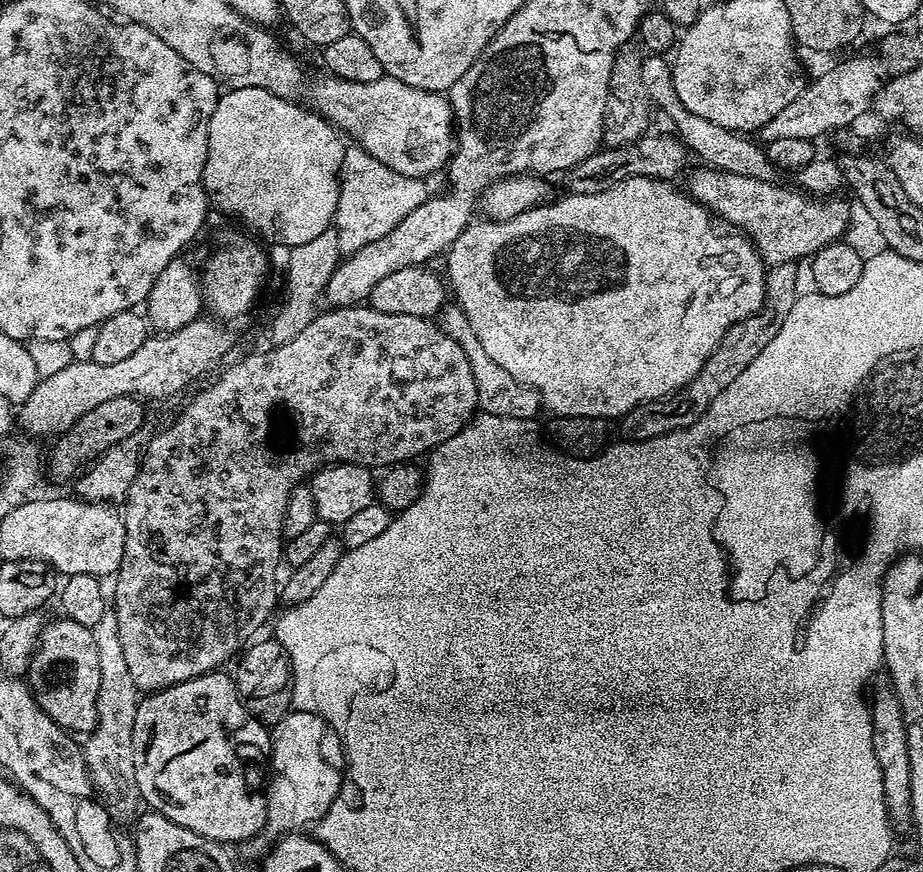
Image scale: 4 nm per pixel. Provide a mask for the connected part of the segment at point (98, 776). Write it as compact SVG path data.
M115 611L104 612L91 630L94 646L98 650L100 686L96 699L96 726L87 733L85 740L88 741L83 741L82 744L84 765L88 767L88 774L92 777L95 791L98 796L100 792L99 799L109 817L113 821L128 820L132 815L133 817L137 815L136 803L140 800L140 792L136 789L138 769L134 758L132 731L142 693L137 688L134 678L130 676L130 669L126 666L126 658L122 654L122 642L118 638L118 618Z

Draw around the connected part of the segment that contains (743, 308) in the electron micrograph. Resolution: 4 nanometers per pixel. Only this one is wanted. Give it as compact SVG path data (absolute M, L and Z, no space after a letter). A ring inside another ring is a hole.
M626 176L609 183L598 192L587 192L581 196L568 194L565 197L565 200L556 200L553 204L544 202L527 209L509 221L480 218L468 224L466 230L458 234L451 248L447 249L446 280L451 287L452 284L456 287L456 296L460 299L457 301L478 334L486 354L490 354L490 358L494 358L502 370L514 374L517 382L525 388L538 390L547 411L549 408L556 416L620 418L634 406L645 404L648 400L662 400L671 397L671 392L679 393L696 377L698 370L702 370L727 332L732 331L737 324L745 323L764 305L766 265L764 257L747 236L721 226L703 204L692 199L687 191L679 192L667 179Z

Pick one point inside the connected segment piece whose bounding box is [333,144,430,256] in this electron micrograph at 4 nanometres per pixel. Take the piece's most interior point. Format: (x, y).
(373, 198)

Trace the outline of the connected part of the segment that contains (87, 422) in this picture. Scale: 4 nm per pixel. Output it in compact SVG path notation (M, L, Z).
M135 396L112 398L110 402L102 402L102 406L94 406L94 410L90 410L90 414L82 414L82 418L78 418L78 422L74 422L74 426L70 426L55 437L53 444L56 445L48 452L48 468L46 464L46 472L49 472L56 480L74 479L84 467L85 471L93 461L109 452L111 448L123 445L123 440L130 439L143 426L144 408L146 408L145 401Z

